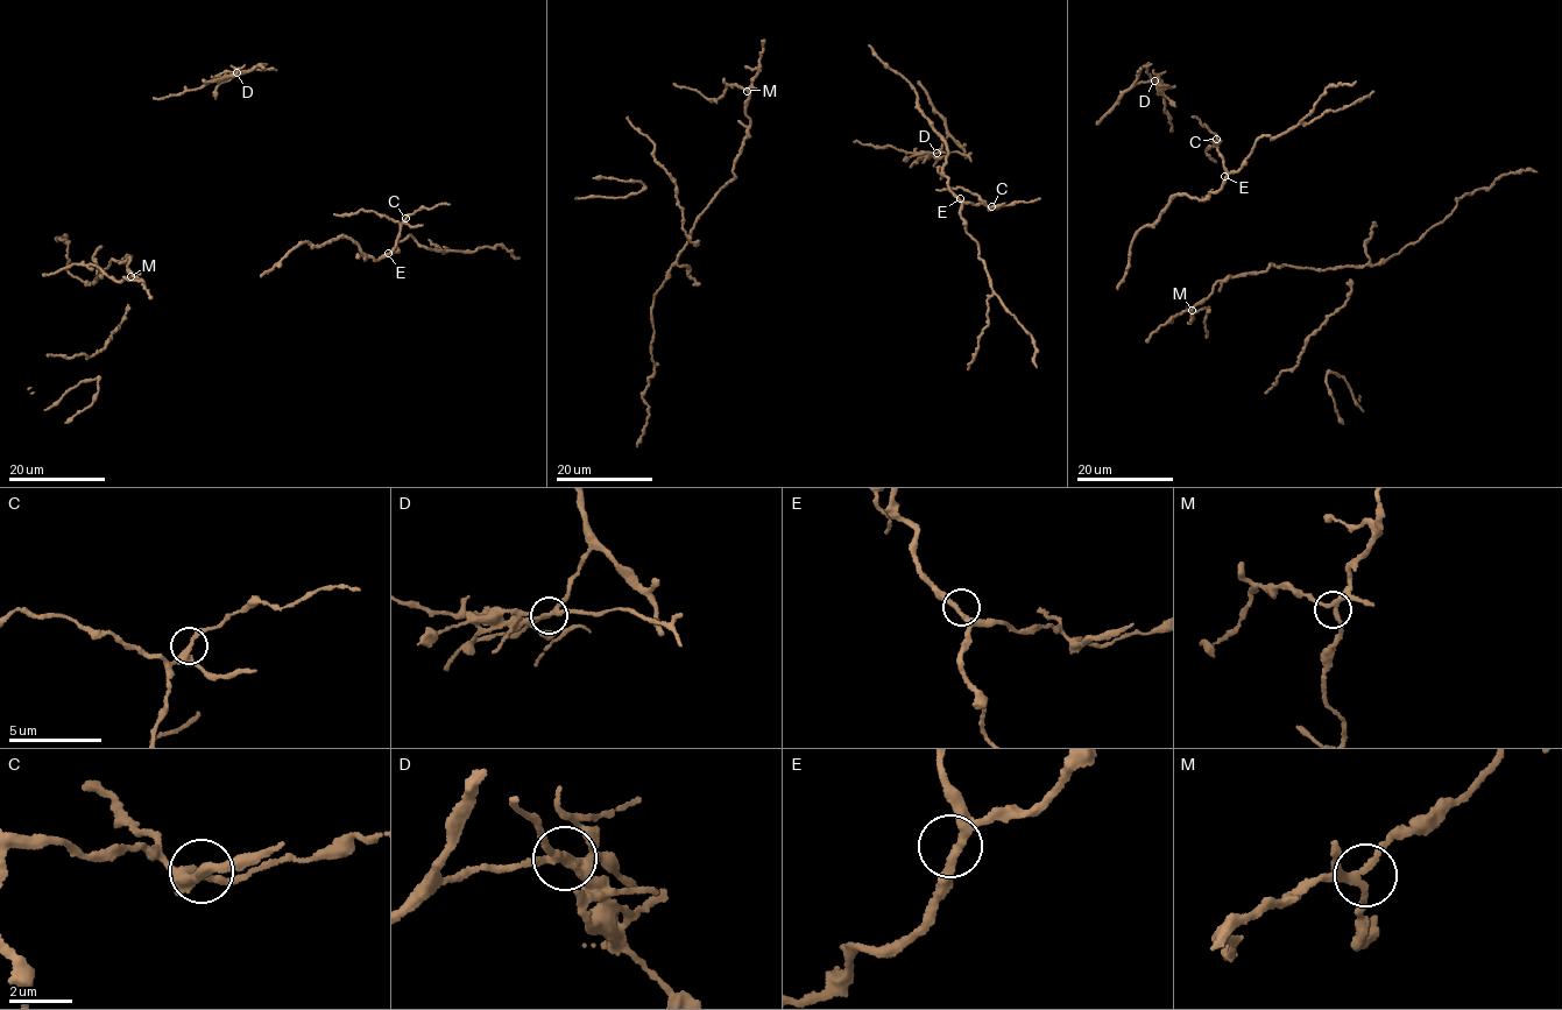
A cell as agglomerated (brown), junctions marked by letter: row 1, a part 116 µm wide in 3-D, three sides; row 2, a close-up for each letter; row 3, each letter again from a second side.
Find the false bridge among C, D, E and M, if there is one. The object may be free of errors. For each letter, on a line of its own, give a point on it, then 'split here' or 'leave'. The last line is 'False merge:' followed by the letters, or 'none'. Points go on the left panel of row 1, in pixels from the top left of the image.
C: at (405, 218); leave
D: at (237, 72); split here
E: at (388, 253); leave
M: at (131, 276); leave
False merge: D

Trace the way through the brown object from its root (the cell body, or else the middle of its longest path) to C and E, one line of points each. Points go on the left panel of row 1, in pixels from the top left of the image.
C: (261, 277), (303, 242), (317, 246), (343, 237), (357, 244), (366, 260), (375, 261), (395, 245), (405, 218)
E: (261, 277), (285, 254), (306, 241), (317, 246), (343, 237), (357, 244), (366, 260), (375, 261), (388, 253)

